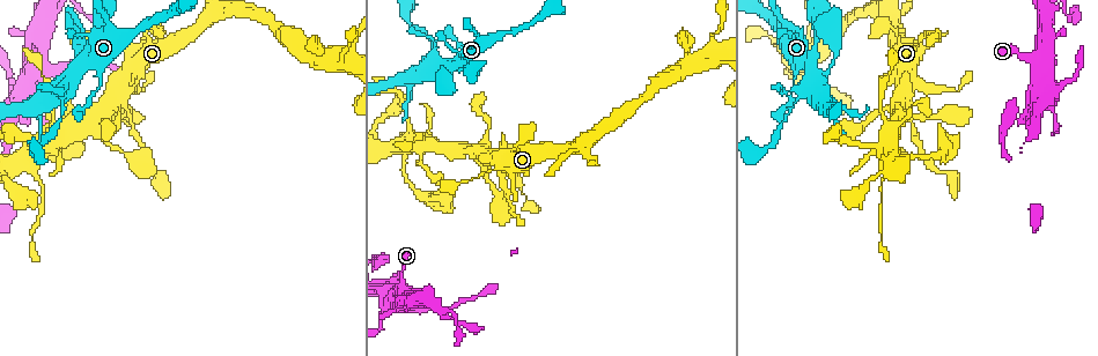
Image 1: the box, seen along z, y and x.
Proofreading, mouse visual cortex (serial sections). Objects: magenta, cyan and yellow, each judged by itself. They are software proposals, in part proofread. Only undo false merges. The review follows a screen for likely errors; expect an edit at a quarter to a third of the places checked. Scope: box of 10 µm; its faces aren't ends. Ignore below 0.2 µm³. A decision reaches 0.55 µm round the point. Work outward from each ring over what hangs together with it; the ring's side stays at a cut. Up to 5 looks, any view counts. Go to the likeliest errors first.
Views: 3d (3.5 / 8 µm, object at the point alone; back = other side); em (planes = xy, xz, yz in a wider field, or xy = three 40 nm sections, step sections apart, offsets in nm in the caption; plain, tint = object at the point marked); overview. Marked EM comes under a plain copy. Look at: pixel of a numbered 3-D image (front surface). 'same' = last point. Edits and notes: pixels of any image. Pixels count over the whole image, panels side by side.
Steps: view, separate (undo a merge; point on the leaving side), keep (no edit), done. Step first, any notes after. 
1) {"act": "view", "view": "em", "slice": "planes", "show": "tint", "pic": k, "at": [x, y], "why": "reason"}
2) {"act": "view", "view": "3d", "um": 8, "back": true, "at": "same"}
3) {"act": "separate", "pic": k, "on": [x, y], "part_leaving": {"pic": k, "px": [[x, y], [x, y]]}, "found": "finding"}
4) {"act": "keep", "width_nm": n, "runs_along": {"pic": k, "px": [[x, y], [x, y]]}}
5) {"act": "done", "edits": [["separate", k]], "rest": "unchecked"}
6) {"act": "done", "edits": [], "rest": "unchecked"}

{"act": "view", "view": "3d", "um": 3.5, "pic": 1, "at": [812, 75], "why": "four or more arms meet"}

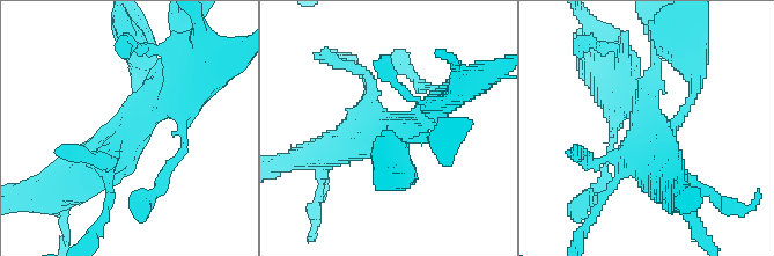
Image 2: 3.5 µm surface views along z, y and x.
{"act": "view", "view": "em", "slice": "xy", "step": 2, "show": "tint", "pic": 2, "at": [646, 129], "why": "now the EM"}

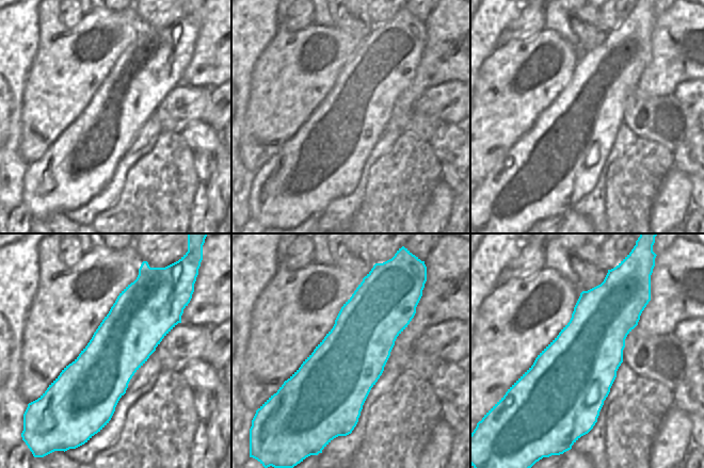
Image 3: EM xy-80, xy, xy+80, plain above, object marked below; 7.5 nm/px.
{"act": "keep", "arms": 4, "runs_along": {"pic": 2, "px": [[184, 81], [109, 160], [81, 174]]}, "found": "all the same cell"}

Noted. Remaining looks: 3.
{"act": "view", "view": "3d", "um": 8, "pic": 1, "at": [213, 15], "why": "thick turns thin"}

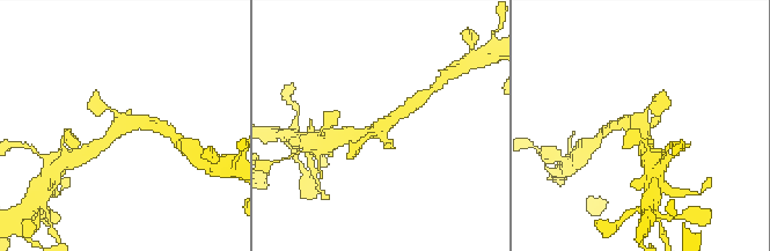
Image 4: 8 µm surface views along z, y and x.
{"act": "view", "view": "em", "slice": "xy", "step": 5, "show": "tint", "at": "same"}

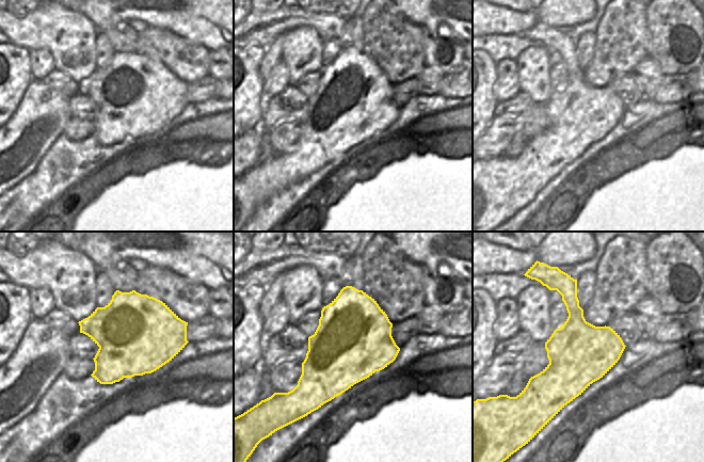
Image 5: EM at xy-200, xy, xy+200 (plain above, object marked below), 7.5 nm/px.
{"act": "keep", "runs_along": {"pic": 4, "px": [[94, 149], [123, 124], [148, 124]]}, "found": "continuous, no second cell"}

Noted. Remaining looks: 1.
{"act": "done", "edits": [], "rest": "unchecked"}

